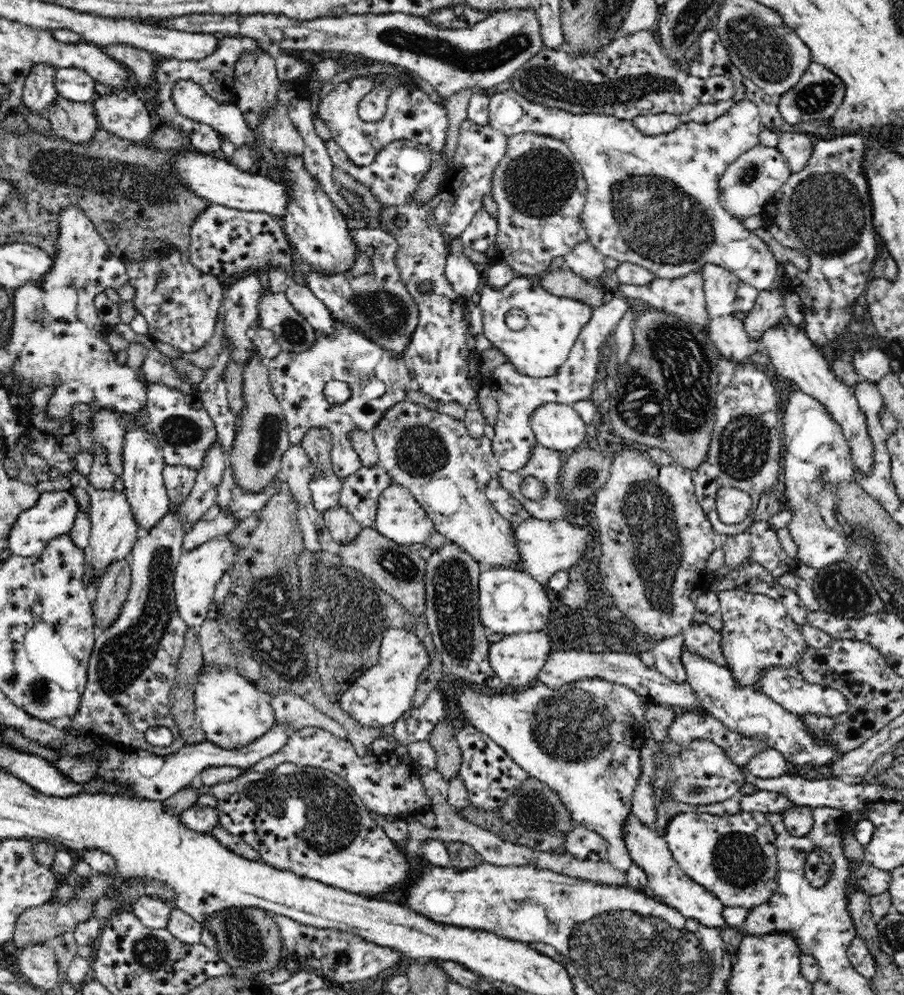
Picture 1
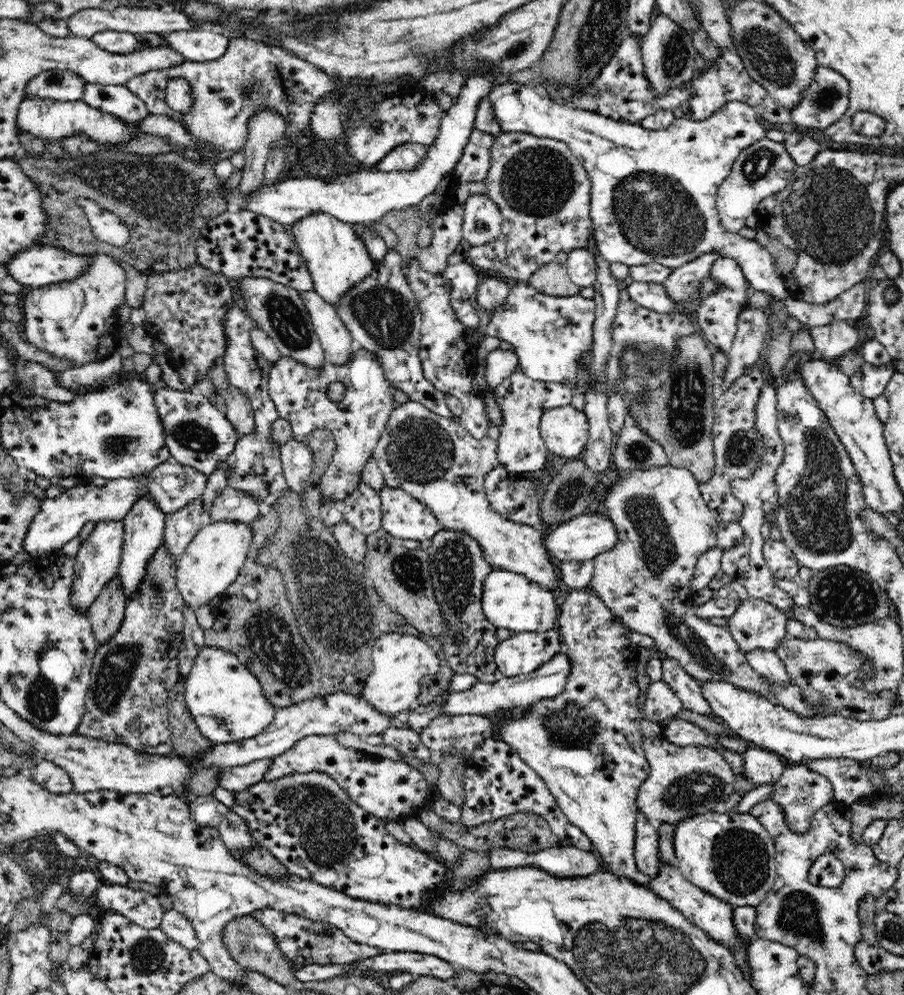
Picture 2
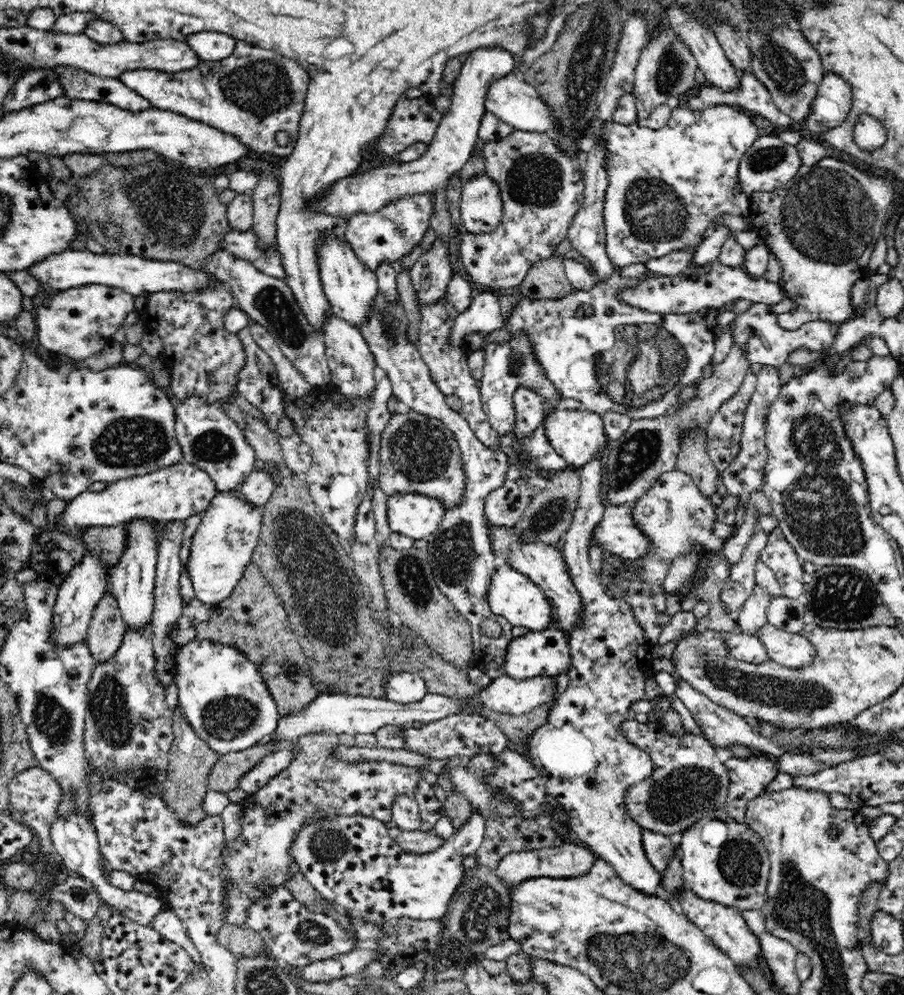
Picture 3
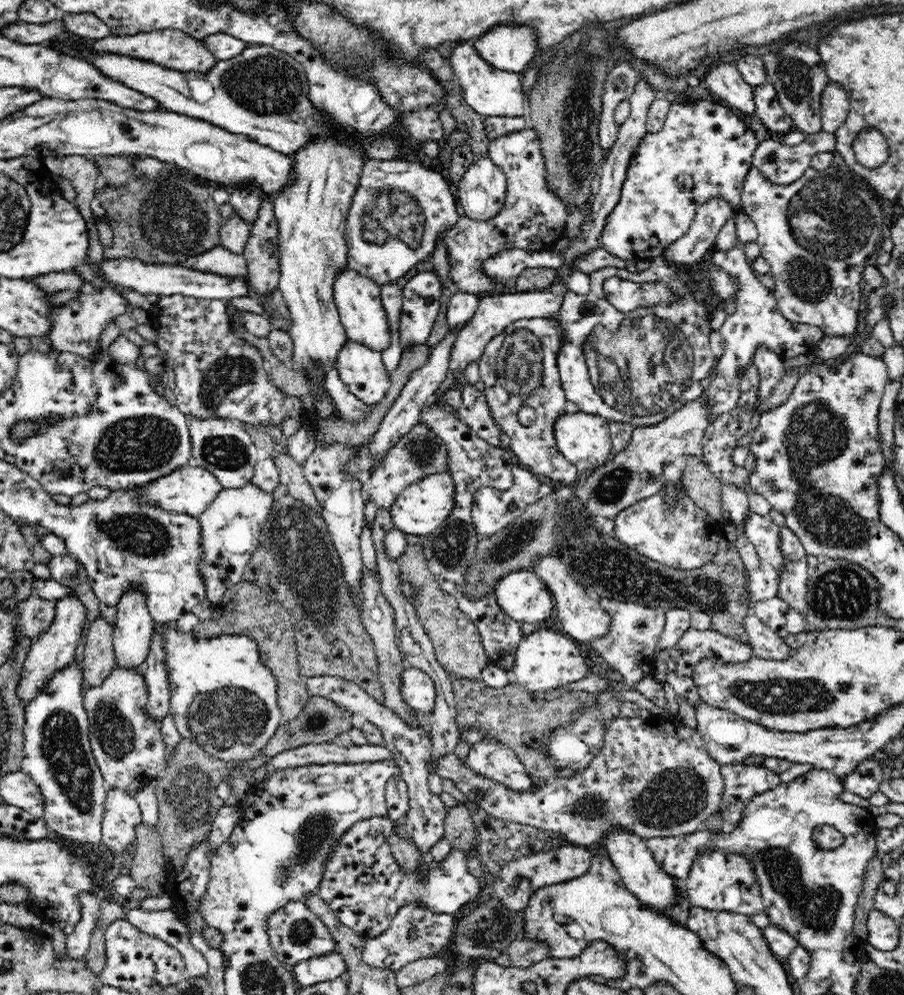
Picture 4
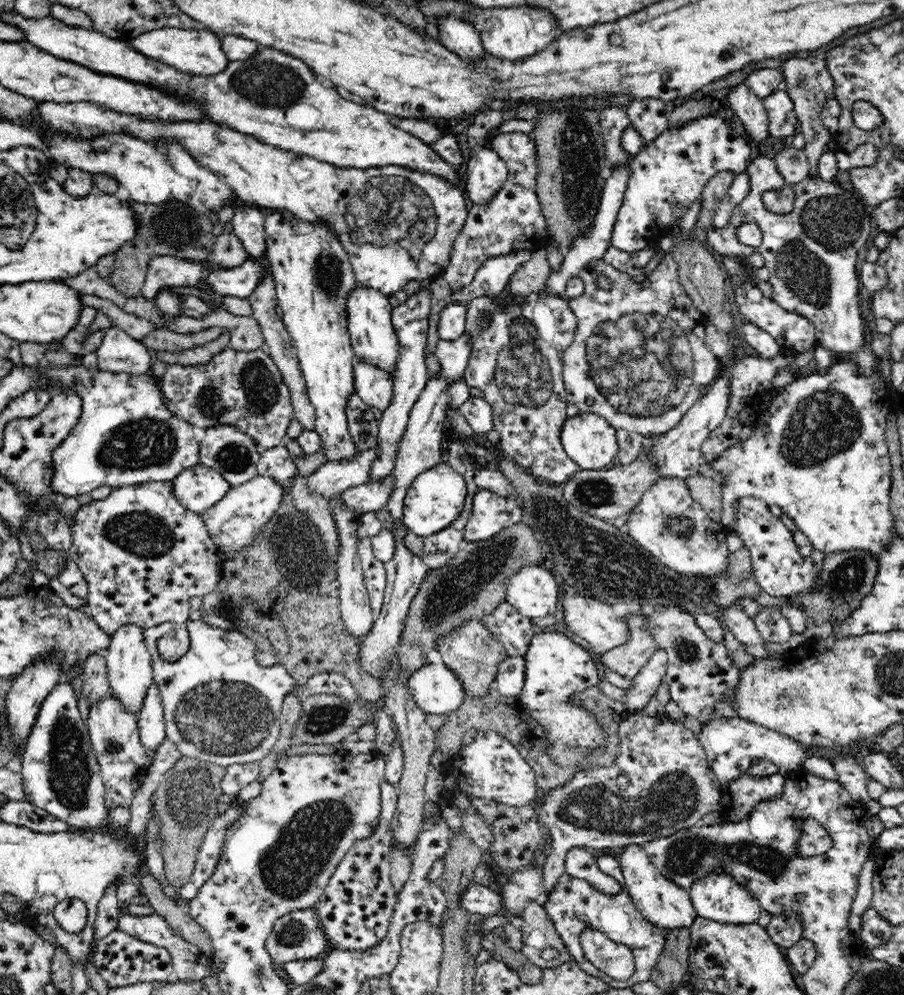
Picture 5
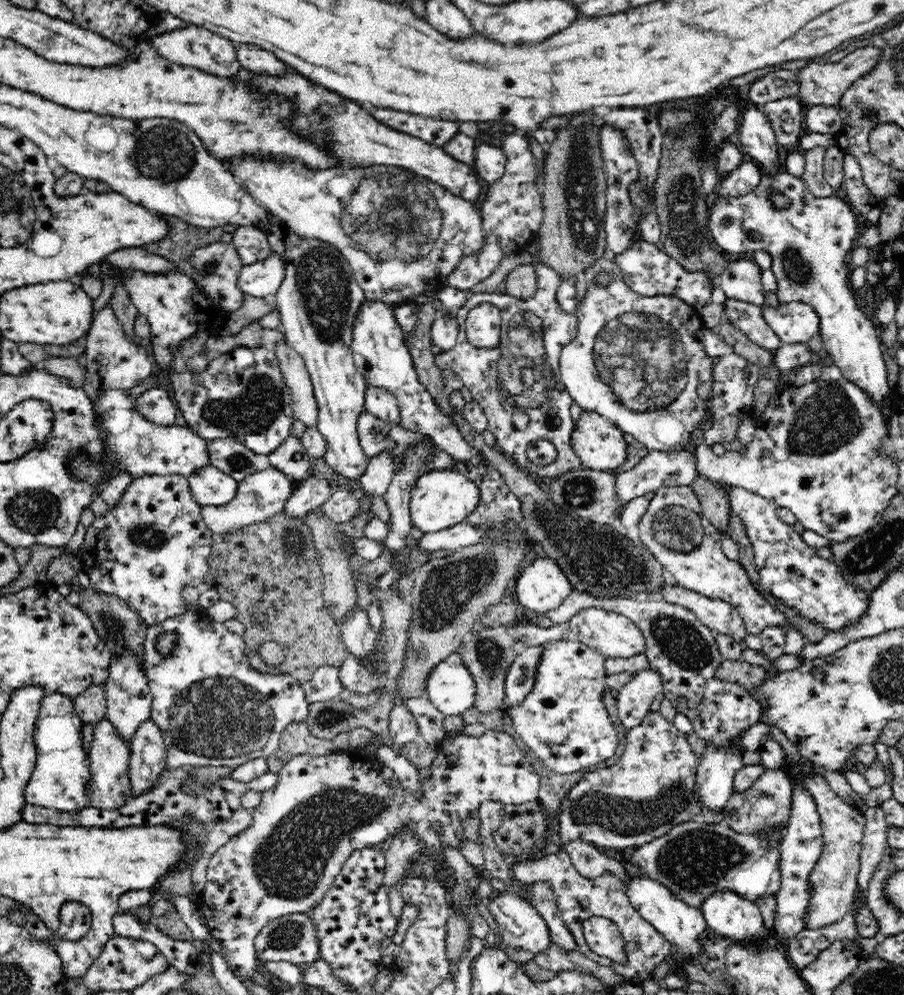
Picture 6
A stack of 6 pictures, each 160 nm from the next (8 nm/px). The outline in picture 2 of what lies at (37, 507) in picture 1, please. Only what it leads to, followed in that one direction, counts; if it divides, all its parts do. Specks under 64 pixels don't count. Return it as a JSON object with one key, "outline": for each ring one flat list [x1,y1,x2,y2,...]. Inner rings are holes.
{"outline":[[166,461,155,466,145,476,115,478,107,481,104,486,85,483,66,489,53,499,46,498,41,501,40,512,35,514,24,537,24,551,32,557,41,557,61,550,67,542,78,537,81,527,90,520,94,524,102,521,122,521,140,497,152,497,152,501,164,511,164,514,175,513,204,494,207,477,208,475,191,466]]}

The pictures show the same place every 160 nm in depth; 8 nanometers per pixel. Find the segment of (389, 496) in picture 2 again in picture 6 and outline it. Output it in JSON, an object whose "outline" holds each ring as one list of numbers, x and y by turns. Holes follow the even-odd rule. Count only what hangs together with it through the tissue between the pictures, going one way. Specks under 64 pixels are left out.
{"outline":[[454,468,433,470,417,478,411,490,409,513,411,524,419,528,424,534,440,532,466,520,479,505,480,491,467,476,460,474]]}

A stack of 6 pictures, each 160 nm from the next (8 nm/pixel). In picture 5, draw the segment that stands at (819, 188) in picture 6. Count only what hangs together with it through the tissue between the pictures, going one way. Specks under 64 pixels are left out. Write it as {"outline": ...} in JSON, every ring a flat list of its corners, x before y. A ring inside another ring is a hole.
{"outline":[[813,56,792,57,781,64,780,69,783,76,783,90,788,93,792,99,793,109,796,118,800,122,800,132,805,136,804,154,808,157,810,171,808,176,818,178,819,158,827,150,831,140,834,140,833,134,822,124,820,112,824,108,825,102,835,96,835,82,828,71,826,61]]}

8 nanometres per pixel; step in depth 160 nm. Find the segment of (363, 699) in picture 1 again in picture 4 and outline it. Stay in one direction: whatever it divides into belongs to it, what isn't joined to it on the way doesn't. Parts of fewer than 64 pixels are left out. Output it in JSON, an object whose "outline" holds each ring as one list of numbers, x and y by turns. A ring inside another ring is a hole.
{"outline":[[406,669,401,678,404,702,414,710,430,714,434,708,436,696,435,683,430,676,423,670]]}

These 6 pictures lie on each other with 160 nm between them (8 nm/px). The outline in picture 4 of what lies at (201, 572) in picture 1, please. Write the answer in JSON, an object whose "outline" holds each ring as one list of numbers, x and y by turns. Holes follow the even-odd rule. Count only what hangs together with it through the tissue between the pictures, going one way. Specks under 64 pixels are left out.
{"outline":[[251,482,237,489,222,489,218,496,198,516,201,526,201,544,204,548,203,562,199,569,203,573,206,587,206,598,213,604,217,603,228,589,242,581,244,566,248,564,252,554,258,549,259,538,266,524,273,503,272,493,254,486]]}

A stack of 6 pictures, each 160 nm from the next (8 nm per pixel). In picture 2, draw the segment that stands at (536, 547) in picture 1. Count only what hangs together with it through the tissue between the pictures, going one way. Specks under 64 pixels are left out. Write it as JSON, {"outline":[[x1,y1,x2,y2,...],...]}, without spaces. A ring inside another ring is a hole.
{"outline":[[584,514,561,522,550,530,543,530,543,543,547,547,552,562,580,562,593,560,596,556,608,552,618,542,618,535,609,516,600,517,597,514]]}

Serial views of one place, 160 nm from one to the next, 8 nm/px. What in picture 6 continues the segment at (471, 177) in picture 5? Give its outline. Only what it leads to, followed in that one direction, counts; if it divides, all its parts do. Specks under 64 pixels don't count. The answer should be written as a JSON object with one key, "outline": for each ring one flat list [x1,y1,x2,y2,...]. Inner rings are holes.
{"outline":[[478,142,472,165,475,166,477,177,486,184,500,180,505,173,506,155,500,147,492,143]]}

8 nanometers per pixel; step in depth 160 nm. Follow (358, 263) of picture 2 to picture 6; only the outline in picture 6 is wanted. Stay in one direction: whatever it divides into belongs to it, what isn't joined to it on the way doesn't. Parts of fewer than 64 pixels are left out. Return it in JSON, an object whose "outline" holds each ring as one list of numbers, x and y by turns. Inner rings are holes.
{"outline":[[366,300,360,306,353,326,352,351,358,372,364,375,367,385,388,390,396,397,400,408,400,425,406,430,428,435,432,441,452,458,470,461,474,465,486,462,485,456,464,440,459,427,452,423,451,416,444,415,440,406,418,378,410,350,405,344,403,333,394,315,394,309,380,300]]}

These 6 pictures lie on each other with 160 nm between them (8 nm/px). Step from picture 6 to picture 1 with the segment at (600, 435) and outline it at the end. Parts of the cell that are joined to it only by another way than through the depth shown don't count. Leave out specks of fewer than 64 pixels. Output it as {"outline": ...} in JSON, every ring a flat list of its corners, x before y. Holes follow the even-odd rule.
{"outline":[[542,404,530,421,537,443,563,455,573,452,589,435,589,427,570,405]]}

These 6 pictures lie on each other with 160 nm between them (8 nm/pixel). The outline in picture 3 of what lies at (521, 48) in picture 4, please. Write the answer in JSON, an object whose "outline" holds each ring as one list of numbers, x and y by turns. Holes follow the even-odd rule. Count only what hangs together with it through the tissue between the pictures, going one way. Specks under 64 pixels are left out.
{"outline":[[482,46,472,50,454,81,452,104,443,114,435,137,427,144,426,152,418,160,392,163,340,179,318,201,310,202,311,206,315,211,343,215,348,220,357,211,380,210,386,203,394,202,405,195,424,194,426,190,436,192,450,176,464,168,473,154,475,144,480,141,479,126,486,113,484,100,488,86,506,74,518,72,518,61,510,50,504,50,502,46]]}

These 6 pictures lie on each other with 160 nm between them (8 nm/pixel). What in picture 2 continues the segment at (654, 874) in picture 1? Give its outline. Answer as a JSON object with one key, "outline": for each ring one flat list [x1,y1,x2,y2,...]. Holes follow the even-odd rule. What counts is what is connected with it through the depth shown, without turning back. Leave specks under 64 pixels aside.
{"outline":[[661,863,658,874,652,879,648,888,658,897,676,907,688,920,720,944,732,948,740,942,741,936,738,936,740,932,736,930,733,922,733,906,720,898,704,893,704,890,698,886,692,885,692,882,686,879,677,866]]}

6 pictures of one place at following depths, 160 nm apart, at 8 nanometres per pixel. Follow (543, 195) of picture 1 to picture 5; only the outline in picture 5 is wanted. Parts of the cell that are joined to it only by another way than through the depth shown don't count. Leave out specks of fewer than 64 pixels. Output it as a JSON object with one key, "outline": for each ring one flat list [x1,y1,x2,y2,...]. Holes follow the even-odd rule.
{"outline":[[500,133,491,140,491,149,506,163,509,174,488,203,471,205,465,225,452,243,451,257,442,277,455,291,473,282,476,271,487,258,522,249,533,253,550,244,548,225,537,195,537,148,532,135]]}

